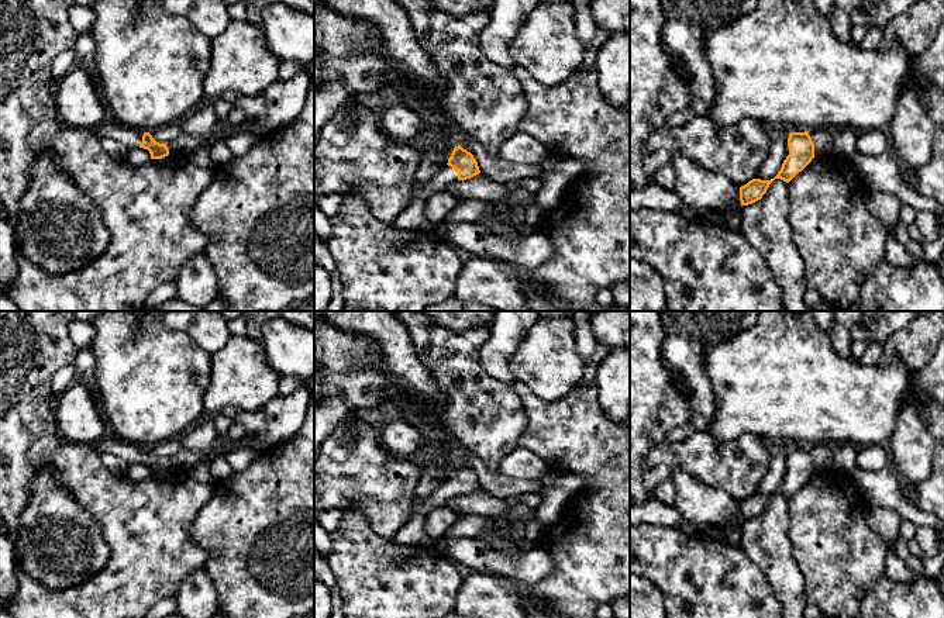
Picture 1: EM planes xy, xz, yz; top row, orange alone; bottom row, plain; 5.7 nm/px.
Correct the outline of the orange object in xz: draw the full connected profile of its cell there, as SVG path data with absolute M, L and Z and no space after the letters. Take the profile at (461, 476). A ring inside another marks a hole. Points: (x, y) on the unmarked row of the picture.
M458 460L454 463L444 484L427 498L420 497L418 494L414 497L411 518L426 517L433 510L447 505L451 498L471 494L479 488L480 486L473 470Z

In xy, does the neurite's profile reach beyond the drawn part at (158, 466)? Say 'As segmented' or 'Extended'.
Extended

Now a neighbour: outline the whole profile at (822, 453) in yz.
M827 443L807 446L814 459L814 472L831 470L833 449Z

